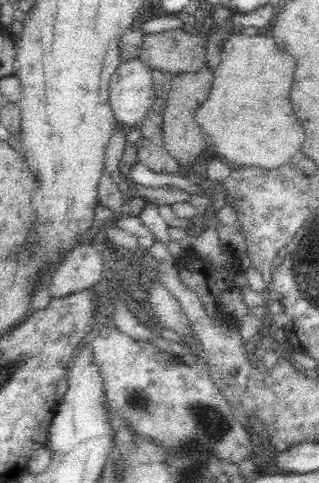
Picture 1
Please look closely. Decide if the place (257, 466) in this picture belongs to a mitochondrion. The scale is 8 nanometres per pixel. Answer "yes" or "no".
no

